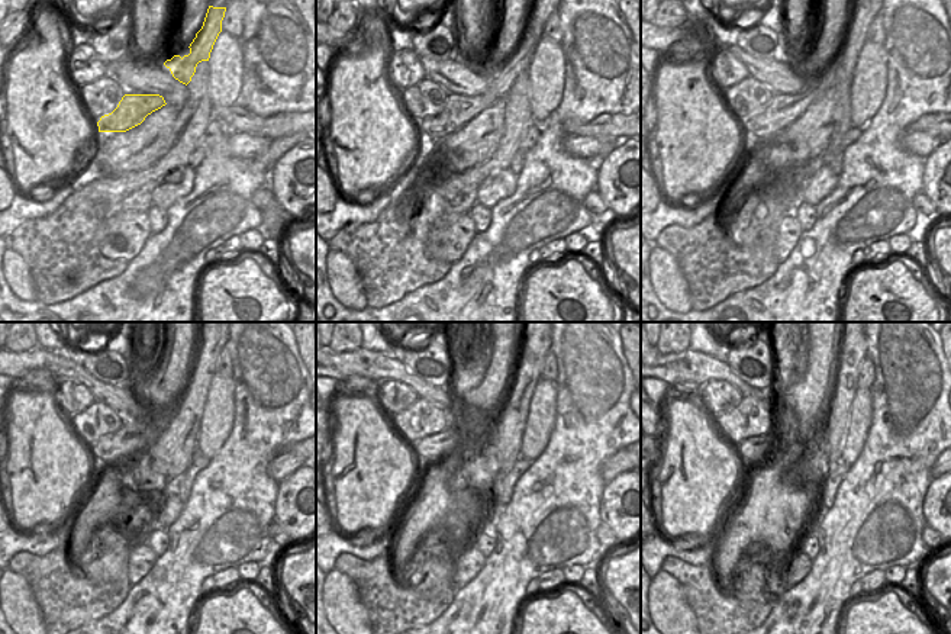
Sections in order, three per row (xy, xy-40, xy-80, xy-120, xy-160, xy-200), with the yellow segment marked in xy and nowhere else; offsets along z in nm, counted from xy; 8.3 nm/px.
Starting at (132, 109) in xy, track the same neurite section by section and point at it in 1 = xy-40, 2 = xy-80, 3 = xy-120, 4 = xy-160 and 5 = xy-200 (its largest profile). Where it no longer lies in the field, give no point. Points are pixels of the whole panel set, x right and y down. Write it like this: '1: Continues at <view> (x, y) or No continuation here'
1: Continues at xy-40 (457, 110)
2: Continues at xy-80 (783, 109)
3: Continues at xy-120 (132, 437)
4: Continues at xy-160 (458, 437)
5: Continues at xy-200 (754, 449)

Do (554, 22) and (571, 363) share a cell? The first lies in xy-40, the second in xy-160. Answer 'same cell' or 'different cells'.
different cells

